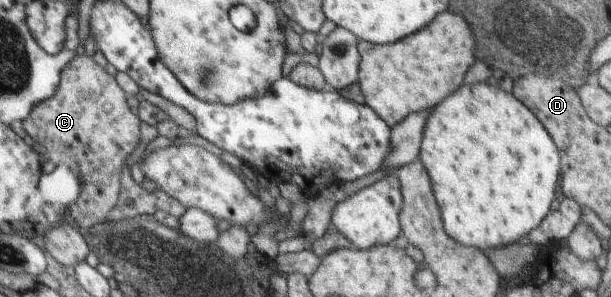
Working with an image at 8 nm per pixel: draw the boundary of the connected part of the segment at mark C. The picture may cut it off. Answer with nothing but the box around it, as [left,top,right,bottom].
[25,54,141,227]

